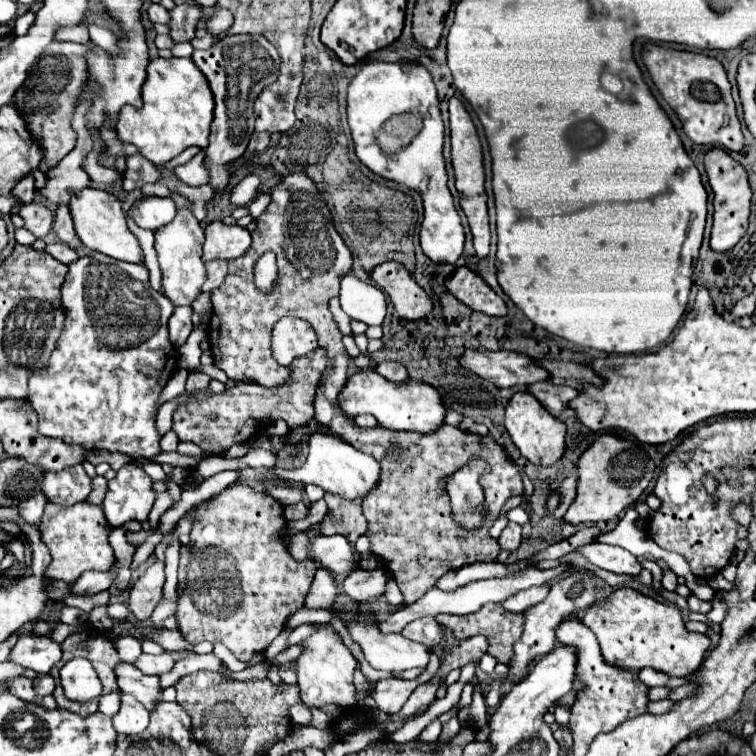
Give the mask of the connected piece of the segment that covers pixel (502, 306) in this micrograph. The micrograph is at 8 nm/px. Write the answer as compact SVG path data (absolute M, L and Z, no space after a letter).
M466 265L458 267L446 279L446 287L456 299L460 299L472 311L480 311L492 317L506 315L506 303L492 291L492 287L478 273L474 273Z

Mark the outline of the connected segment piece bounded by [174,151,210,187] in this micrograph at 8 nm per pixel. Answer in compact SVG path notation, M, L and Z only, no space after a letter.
M200 151L196 157L192 157L192 161L188 161L186 165L182 167L176 167L174 169L174 175L186 183L186 185L192 185L192 187L200 187L204 183L210 181L210 175L208 171L202 167L202 159L204 159L204 153Z

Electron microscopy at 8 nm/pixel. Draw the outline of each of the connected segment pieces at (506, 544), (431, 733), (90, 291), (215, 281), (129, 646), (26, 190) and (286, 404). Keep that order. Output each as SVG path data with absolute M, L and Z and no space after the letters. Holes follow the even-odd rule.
M508 523L506 529L502 531L502 535L498 537L500 547L506 551L516 551L520 541L522 541L522 525L518 525L518 523Z
M434 719L434 721L418 735L418 741L420 741L420 743L434 743L434 741L438 739L440 731L442 731L442 725L440 725L438 719Z
M92 251L84 257L78 257L74 263L68 265L68 275L66 281L62 285L62 305L66 311L66 321L64 321L64 331L62 337L58 339L58 345L50 357L50 369L46 369L46 373L40 373L36 377L30 377L30 393L28 393L28 401L32 403L32 407L38 413L38 431L46 437L58 437L64 443L76 443L76 445L84 445L86 449L104 449L104 451L118 451L118 453L128 453L134 459L138 457L156 457L162 453L160 449L160 439L162 435L156 429L156 413L158 413L158 397L162 393L162 389L166 387L168 379L172 377L178 357L176 357L176 349L170 343L170 335L168 335L168 319L174 311L174 305L170 305L170 301L166 301L166 297L162 297L162 293L154 291L150 287L148 281L148 269L144 265L134 265L134 263L124 263L124 261L114 261L108 255L102 255L98 251ZM134 319L140 321L142 331L138 329L138 325L130 323Z
M210 261L206 263L206 271L208 271L208 279L206 279L206 285L202 285L202 291L214 291L226 279L228 261Z
M116 637L114 639L114 647L116 647L120 659L122 661L130 661L130 663L134 663L138 659L138 655L142 653L140 643L134 637Z
M30 175L30 177L24 177L24 179L12 189L12 195L18 199L18 203L12 207L12 213L10 213L10 215L16 215L22 205L32 203L32 201L34 201L34 193L36 193L34 177L32 177L32 175Z
M318 347L308 355L296 357L292 361L292 377L274 389L264 389L256 383L240 383L234 389L226 389L214 397L202 397L204 391L198 393L198 399L192 405L178 407L172 417L172 429L180 437L180 441L190 441L200 449L208 451L210 455L218 455L220 451L230 449L232 445L250 443L260 429L272 425L276 419L284 419L290 429L304 427L314 417L314 389L322 373L328 367L326 349ZM264 419L264 421L260 421Z

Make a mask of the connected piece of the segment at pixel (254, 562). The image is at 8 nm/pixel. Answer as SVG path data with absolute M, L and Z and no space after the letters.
M234 483L208 503L200 505L190 533L190 543L182 547L182 555L190 555L190 559L184 569L184 583L180 575L178 585L176 621L186 641L222 643L244 663L250 663L252 655L266 651L266 647L286 627L288 617L302 607L317 569L314 559L298 561L288 553L282 533L284 529L284 507L266 493L258 493L244 483Z

